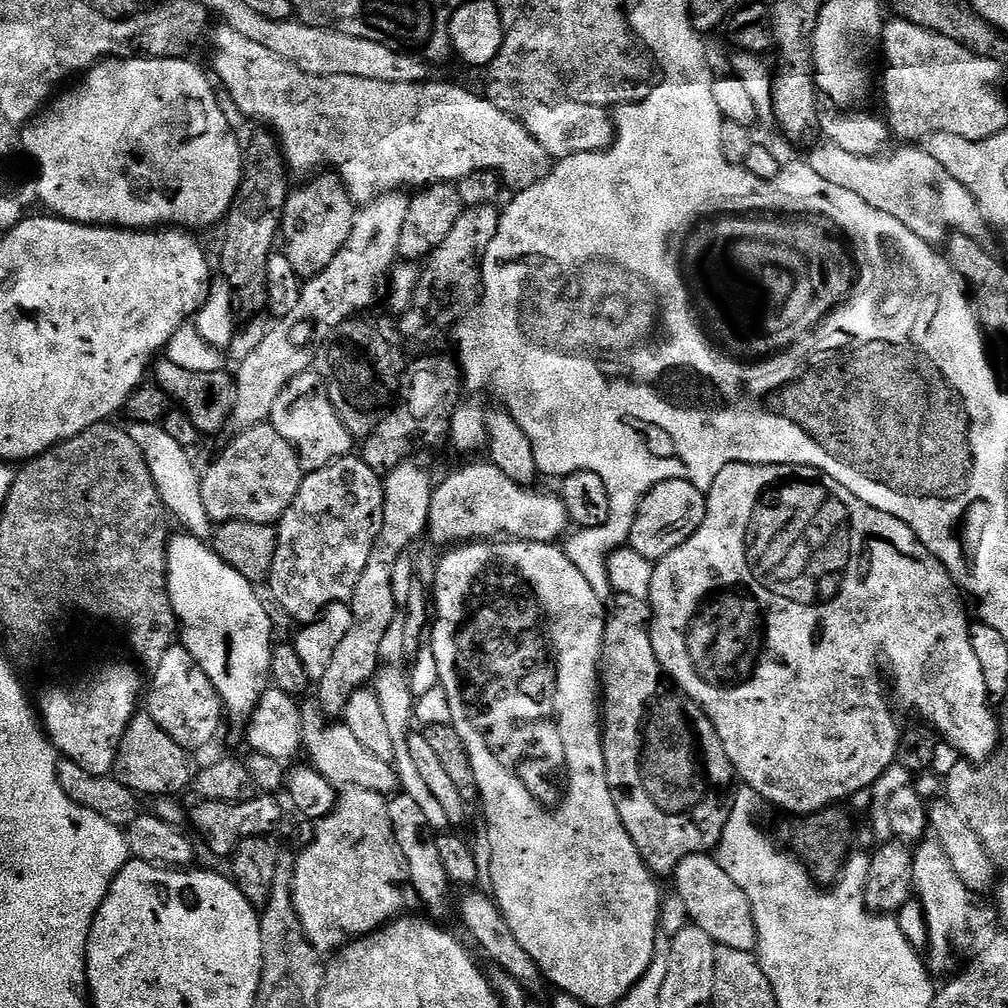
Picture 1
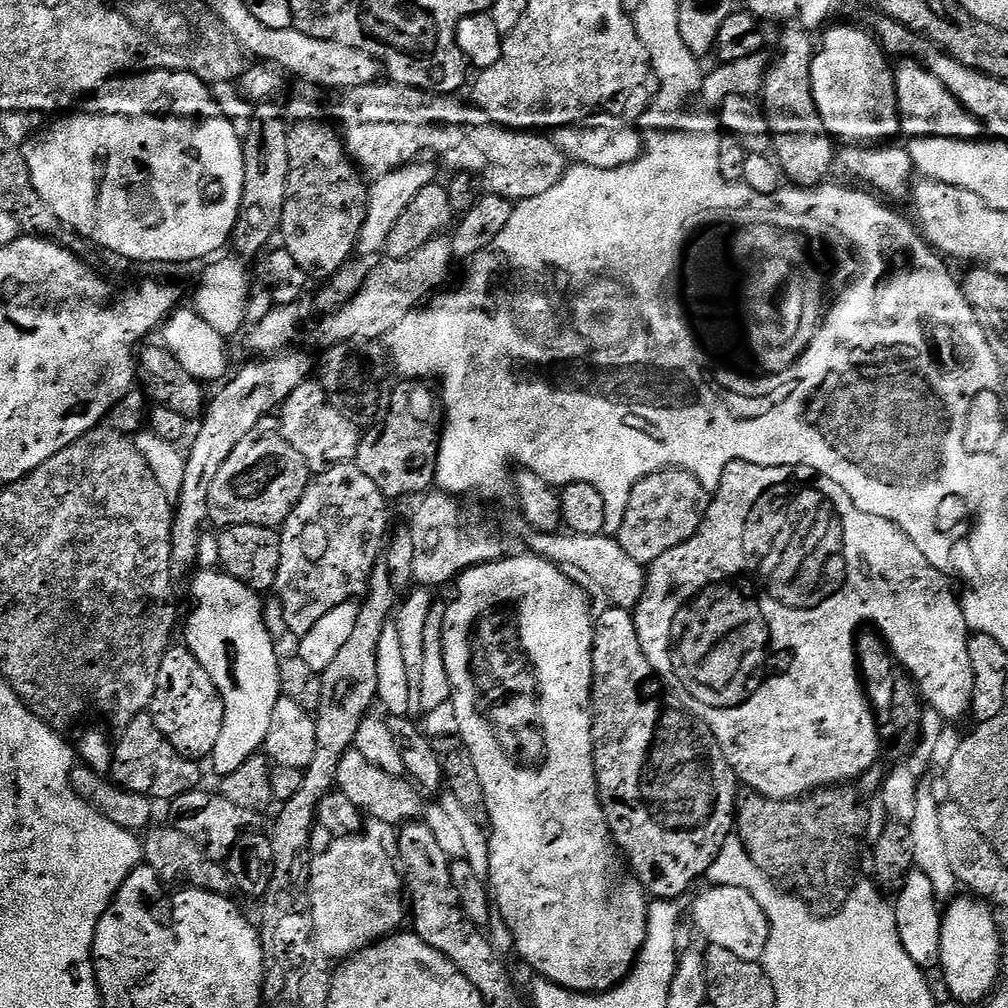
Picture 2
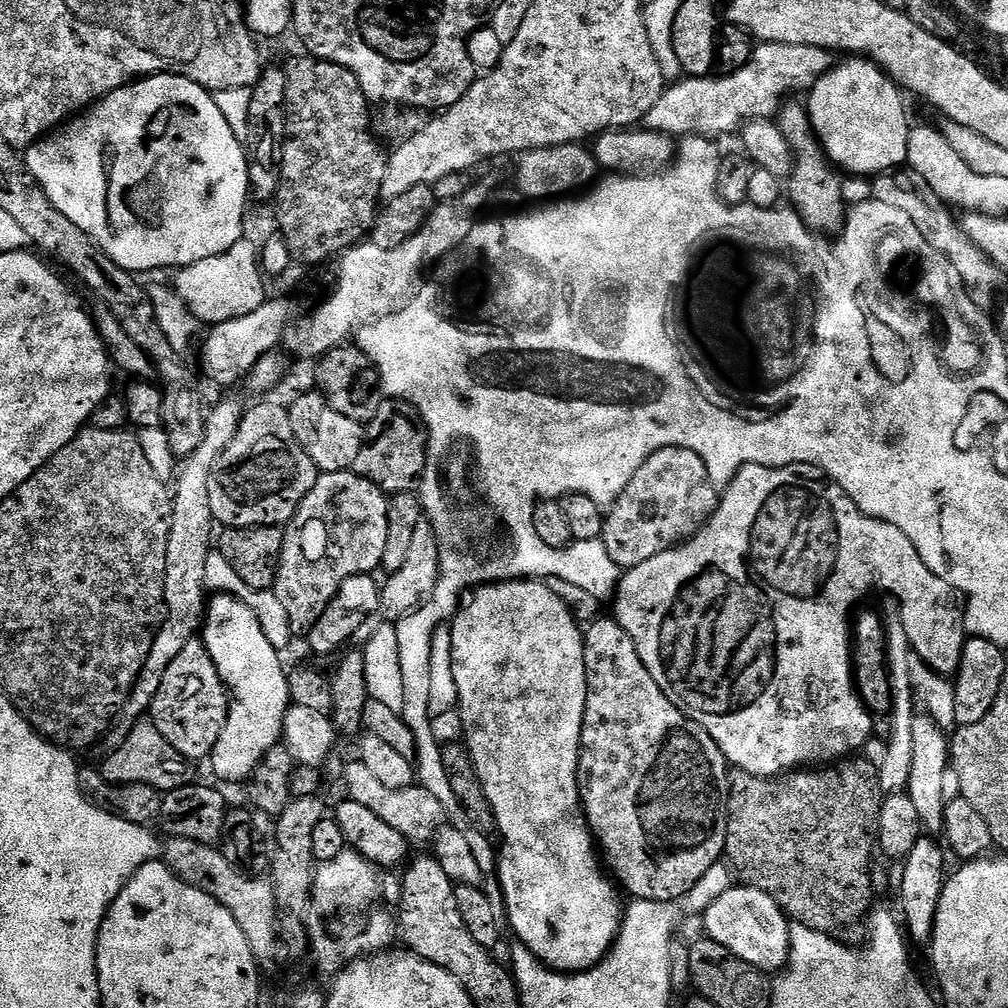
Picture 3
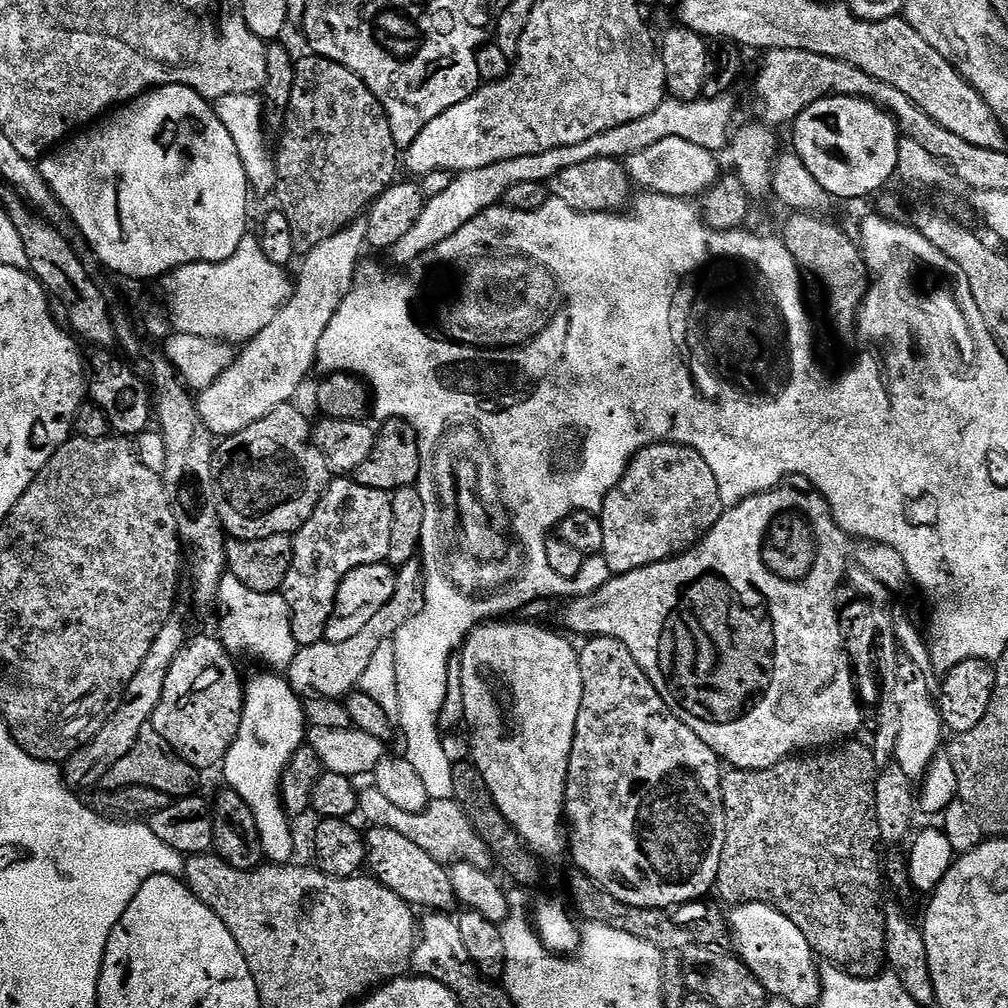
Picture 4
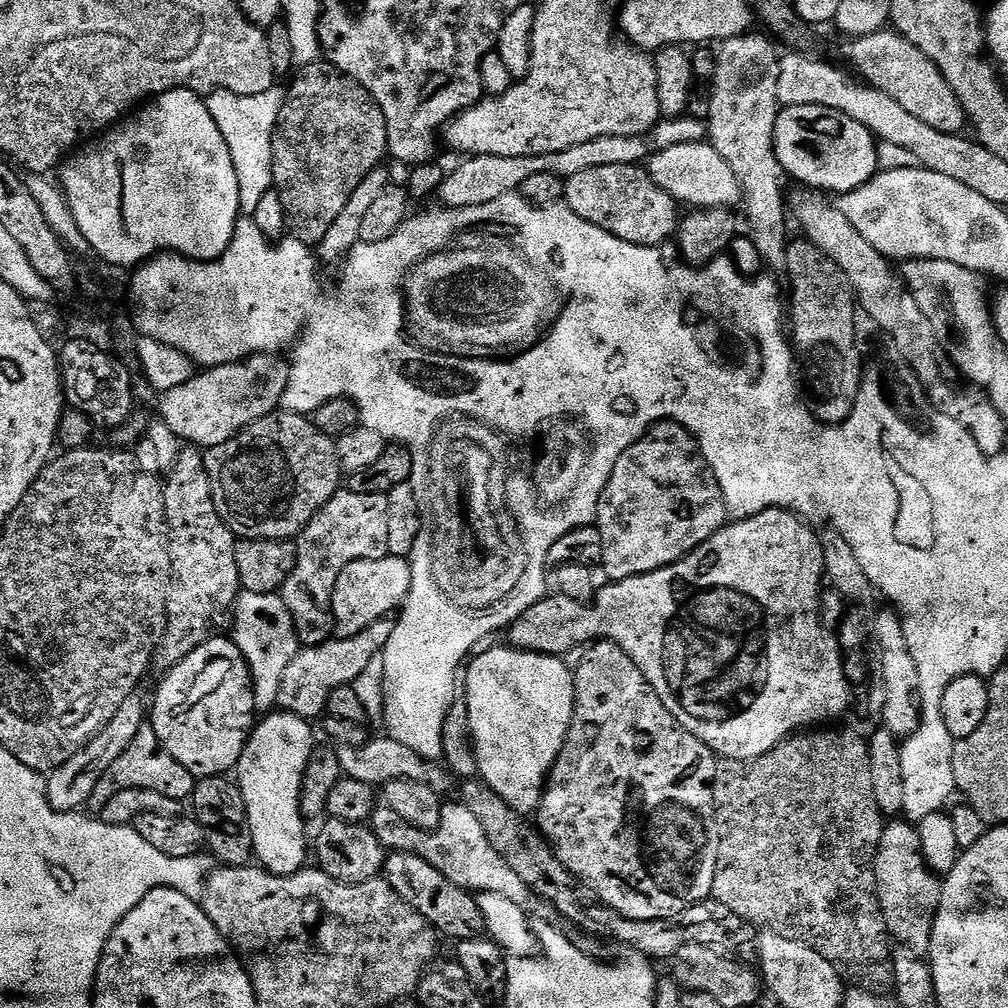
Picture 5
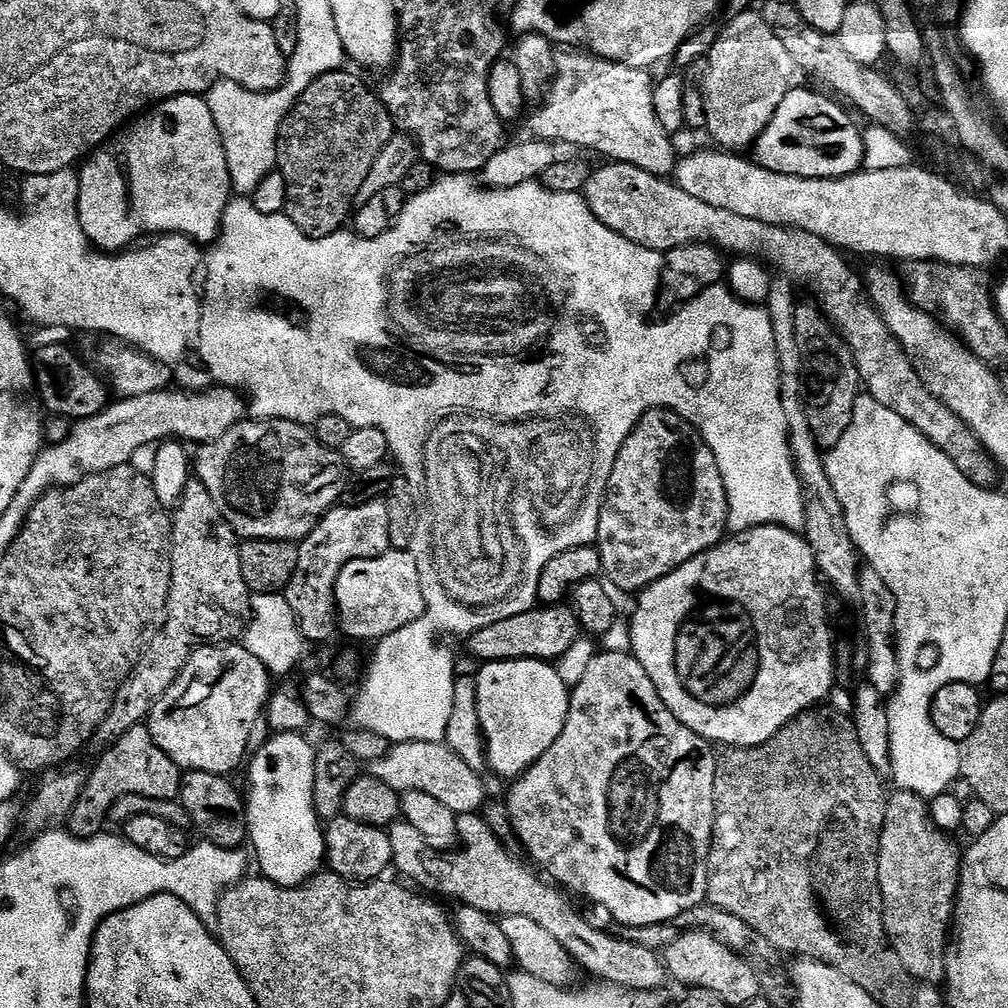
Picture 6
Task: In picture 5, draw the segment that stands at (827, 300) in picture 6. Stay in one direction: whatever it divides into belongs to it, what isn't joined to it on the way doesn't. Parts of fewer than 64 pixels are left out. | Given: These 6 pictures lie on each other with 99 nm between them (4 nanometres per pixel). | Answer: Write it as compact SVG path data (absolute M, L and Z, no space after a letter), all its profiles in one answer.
M638 164L597 166L595 170L582 170L582 174L569 176L564 181L564 200L567 207L578 213L586 222L590 222L626 242L646 247L667 245L677 235L682 219L682 208L675 197L652 180L648 175L647 167Z

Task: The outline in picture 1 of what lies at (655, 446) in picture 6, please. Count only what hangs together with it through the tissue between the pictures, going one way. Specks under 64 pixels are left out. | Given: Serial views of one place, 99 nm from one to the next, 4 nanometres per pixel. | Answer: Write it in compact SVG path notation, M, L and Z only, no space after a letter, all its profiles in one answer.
M663 480L655 484L640 500L640 505L634 518L634 526L628 535L628 544L638 554L650 561L658 561L670 550L674 550L686 538L702 526L706 518L708 498L705 489L695 480Z

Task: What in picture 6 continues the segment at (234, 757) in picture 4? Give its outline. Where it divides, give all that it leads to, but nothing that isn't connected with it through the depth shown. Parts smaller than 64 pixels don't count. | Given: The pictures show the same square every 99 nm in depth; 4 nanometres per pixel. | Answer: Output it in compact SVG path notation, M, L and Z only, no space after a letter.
M282 732L273 735L251 757L248 780L252 785L246 788L246 811L248 813L248 834L250 844L256 847L260 858L263 879L273 880L278 886L299 888L307 884L325 867L328 855L326 828L316 812L314 780L316 778L316 748L307 740L307 735L299 732Z

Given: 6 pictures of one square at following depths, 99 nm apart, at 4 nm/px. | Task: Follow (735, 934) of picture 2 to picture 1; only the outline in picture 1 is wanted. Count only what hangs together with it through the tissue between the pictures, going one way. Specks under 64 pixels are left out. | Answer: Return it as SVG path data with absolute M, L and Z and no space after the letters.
M688 855L678 864L672 876L676 879L675 891L682 896L689 919L706 931L706 934L710 934L710 938L715 940L719 947L747 952L757 947L755 944L758 933L750 902L742 886L738 886L738 882L734 882L734 878L726 874L715 855Z

